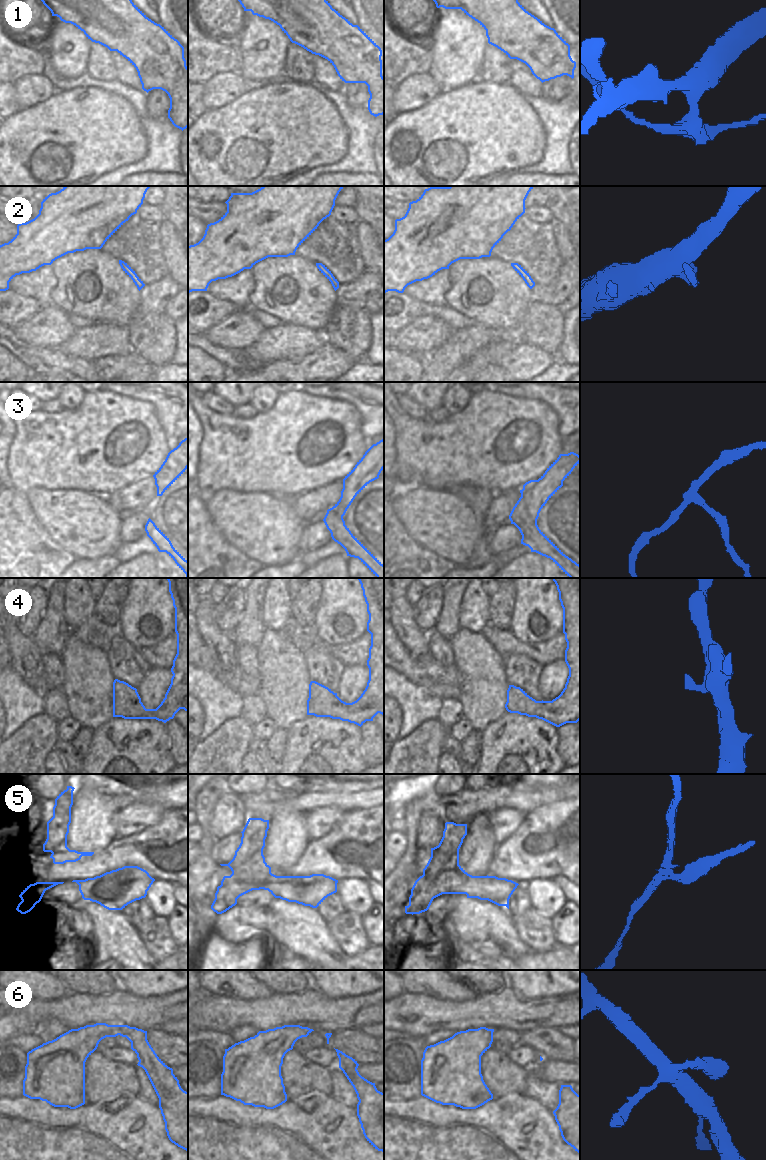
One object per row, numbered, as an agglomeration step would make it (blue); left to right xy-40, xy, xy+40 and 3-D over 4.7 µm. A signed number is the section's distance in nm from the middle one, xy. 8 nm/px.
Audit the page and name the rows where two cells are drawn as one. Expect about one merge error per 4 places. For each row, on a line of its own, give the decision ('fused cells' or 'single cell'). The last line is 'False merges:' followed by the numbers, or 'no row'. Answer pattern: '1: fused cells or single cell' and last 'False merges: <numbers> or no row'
1: fused cells
2: single cell
3: fused cells
4: single cell
5: single cell
6: single cell
False merges: 1, 3

